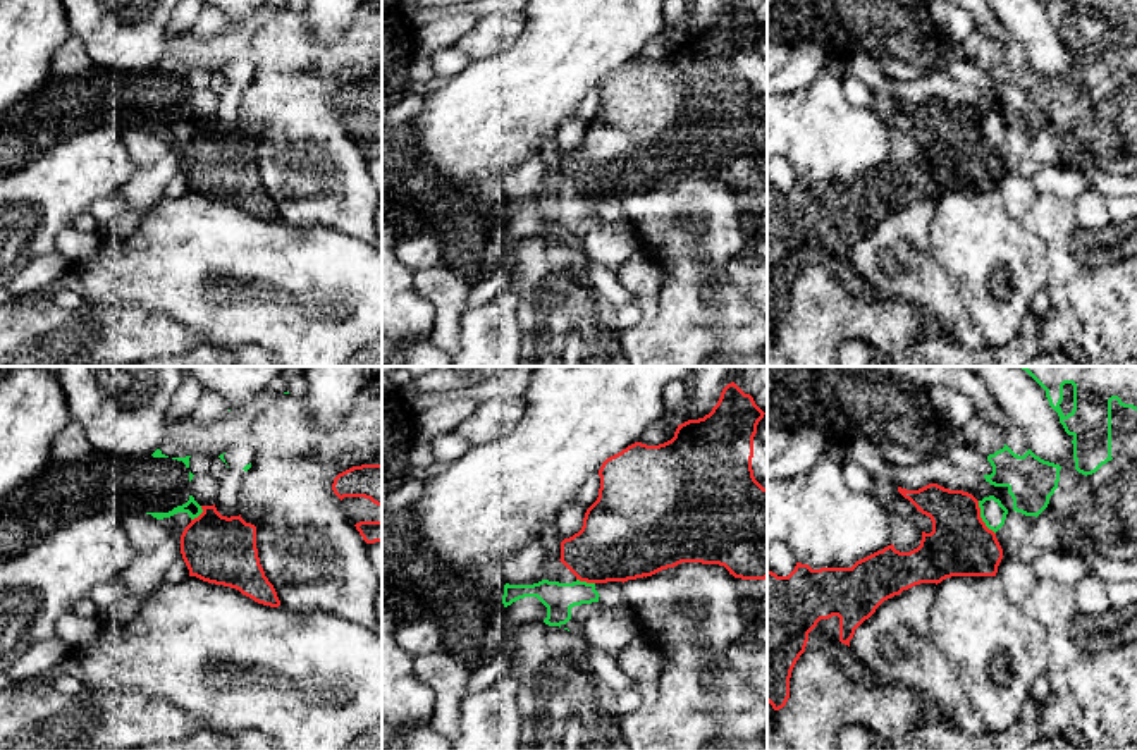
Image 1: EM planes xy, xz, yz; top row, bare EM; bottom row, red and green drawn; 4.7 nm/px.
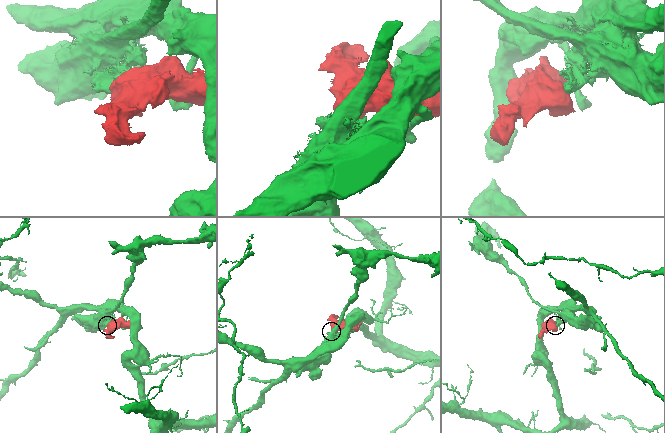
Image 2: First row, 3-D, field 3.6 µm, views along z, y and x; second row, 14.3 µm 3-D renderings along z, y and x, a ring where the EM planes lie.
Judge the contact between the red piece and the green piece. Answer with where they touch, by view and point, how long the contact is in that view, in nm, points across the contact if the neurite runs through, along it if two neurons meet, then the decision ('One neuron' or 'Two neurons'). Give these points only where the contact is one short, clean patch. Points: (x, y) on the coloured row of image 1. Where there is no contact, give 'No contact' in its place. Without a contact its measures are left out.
Touches red at yz (981, 518). Shared border 180 nm. Boundary: yz (977, 501), (981, 520), (995, 534). Two neurons

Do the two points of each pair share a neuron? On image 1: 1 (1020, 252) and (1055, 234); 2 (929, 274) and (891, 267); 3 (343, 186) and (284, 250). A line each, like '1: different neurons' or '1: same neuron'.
1: different neurons
2: same neuron
3: different neurons

